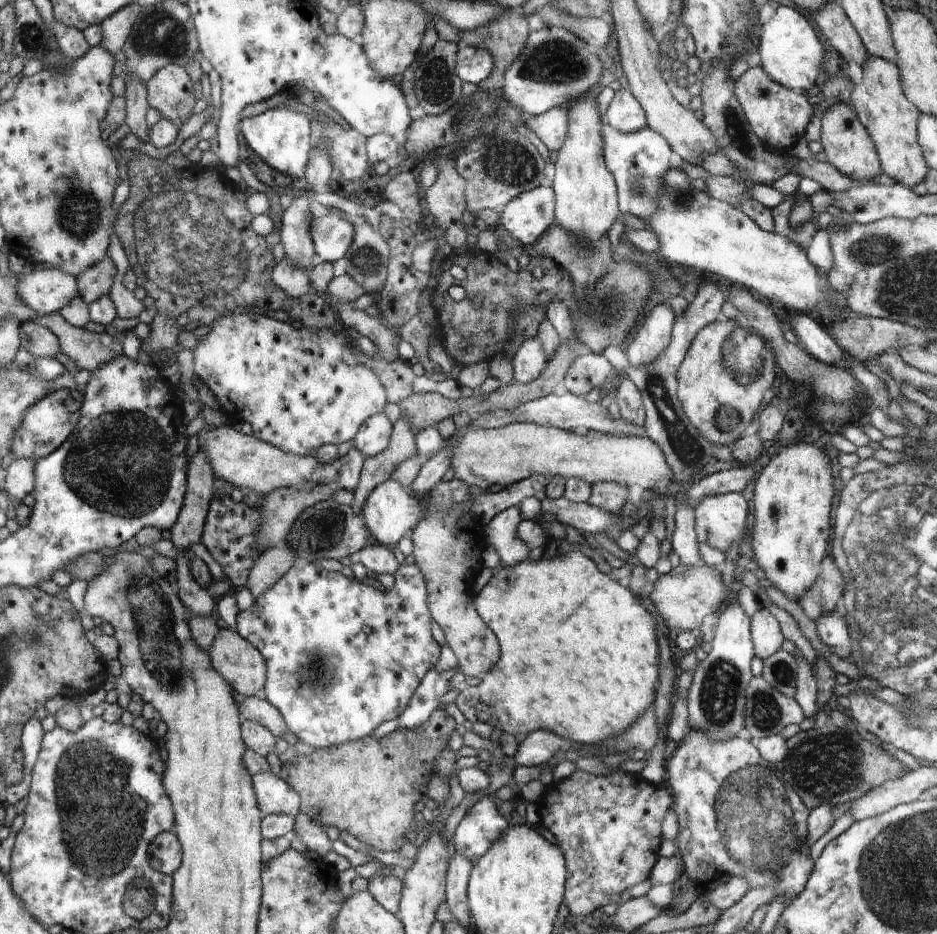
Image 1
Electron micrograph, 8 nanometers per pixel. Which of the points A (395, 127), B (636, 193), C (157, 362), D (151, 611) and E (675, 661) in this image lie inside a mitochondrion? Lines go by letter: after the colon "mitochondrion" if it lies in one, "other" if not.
A: other
B: mitochondrion
C: other
D: mitochondrion
E: other

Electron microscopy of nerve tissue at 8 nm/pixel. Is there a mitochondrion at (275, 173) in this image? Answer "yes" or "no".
no

